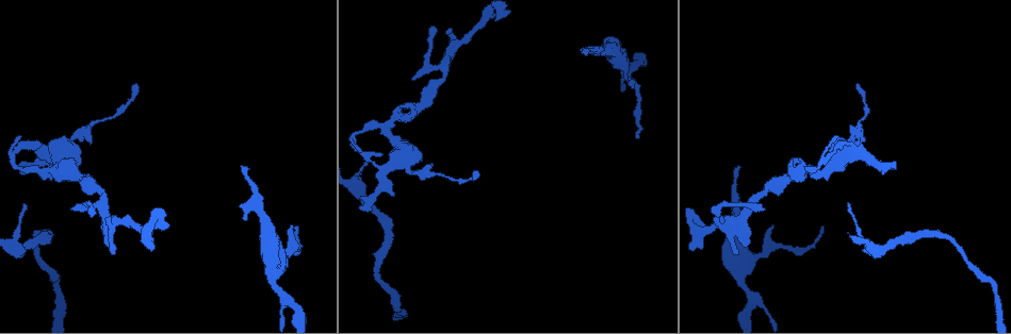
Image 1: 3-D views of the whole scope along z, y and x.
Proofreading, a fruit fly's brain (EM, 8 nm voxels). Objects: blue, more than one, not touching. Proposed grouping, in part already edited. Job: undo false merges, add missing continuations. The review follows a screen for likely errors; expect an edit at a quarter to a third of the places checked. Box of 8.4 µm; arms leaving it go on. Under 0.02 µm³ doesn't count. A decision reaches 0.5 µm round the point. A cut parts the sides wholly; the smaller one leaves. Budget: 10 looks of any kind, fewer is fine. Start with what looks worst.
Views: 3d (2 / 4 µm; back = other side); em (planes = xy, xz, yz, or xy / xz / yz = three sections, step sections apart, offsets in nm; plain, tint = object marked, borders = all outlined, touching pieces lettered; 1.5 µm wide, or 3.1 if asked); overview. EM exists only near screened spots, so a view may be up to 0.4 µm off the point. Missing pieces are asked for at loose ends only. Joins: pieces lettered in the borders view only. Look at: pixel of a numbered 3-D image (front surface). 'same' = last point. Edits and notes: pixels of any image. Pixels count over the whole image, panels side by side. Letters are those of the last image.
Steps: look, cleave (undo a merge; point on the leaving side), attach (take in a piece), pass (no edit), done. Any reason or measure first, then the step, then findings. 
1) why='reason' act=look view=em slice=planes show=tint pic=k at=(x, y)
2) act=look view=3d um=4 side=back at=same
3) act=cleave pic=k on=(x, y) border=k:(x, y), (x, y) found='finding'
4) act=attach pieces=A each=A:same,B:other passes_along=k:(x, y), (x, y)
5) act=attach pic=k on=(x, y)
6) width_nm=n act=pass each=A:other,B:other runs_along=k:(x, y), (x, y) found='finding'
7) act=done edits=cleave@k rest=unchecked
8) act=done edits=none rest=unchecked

act=look view=em slice=planes show=borders pic=1 at=(167, 227)

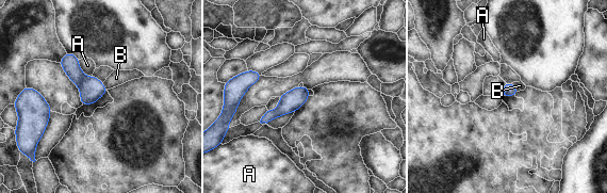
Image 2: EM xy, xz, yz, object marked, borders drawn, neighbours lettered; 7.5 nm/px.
act=pass each=A:other,B:other border=2:(510, 83), (519, 91) found='none of them fits'

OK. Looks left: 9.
why='an open end' act=look view=em slice=xy step=4 show=tint pic=1 at=(360, 207)

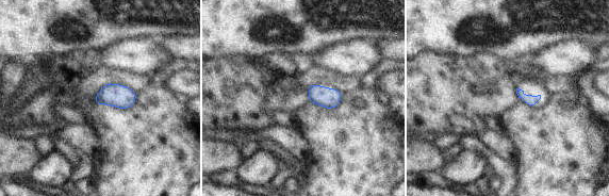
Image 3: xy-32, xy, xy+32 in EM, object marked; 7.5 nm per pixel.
act=look view=em slice=planes show=borders at=same

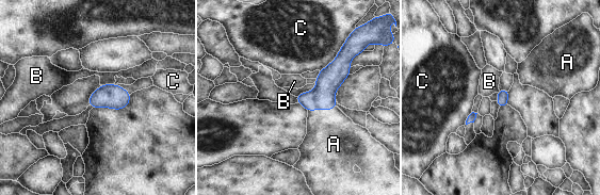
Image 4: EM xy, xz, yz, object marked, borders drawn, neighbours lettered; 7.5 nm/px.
act=attach pieces=A each=A:same,B:other,C:other passes_along=4:(330, 78), (322, 109), (333, 140) found='the neuron continues'

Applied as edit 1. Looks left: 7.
act=look view=overview

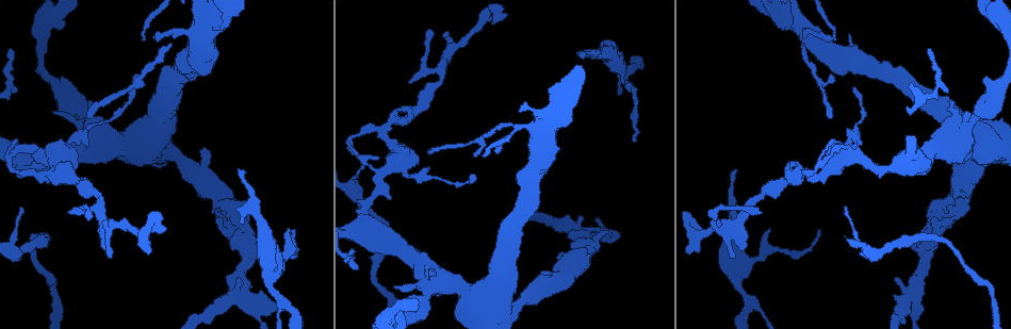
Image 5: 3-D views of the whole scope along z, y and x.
why='an open end' act=look view=3d um=4 pic=5 at=(734, 169)

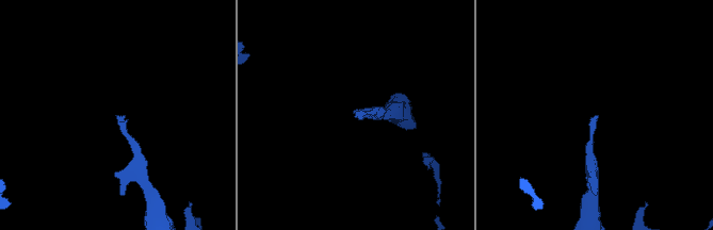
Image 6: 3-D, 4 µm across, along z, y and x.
why='shape alone is not enough' act=look view=em slice=planes show=borders pic=6 at=(595, 116)

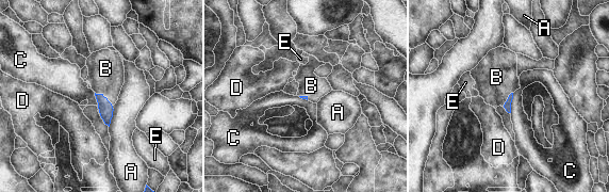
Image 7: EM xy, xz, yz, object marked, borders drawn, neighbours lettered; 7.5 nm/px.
act=attach pieces=B each=A:other,B:same,C:other,D:other,E:other passes_along=7:(105, 109), (104, 96), (105, 68) found='it goes on there'

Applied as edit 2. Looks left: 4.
why='redraw' act=look view=overview

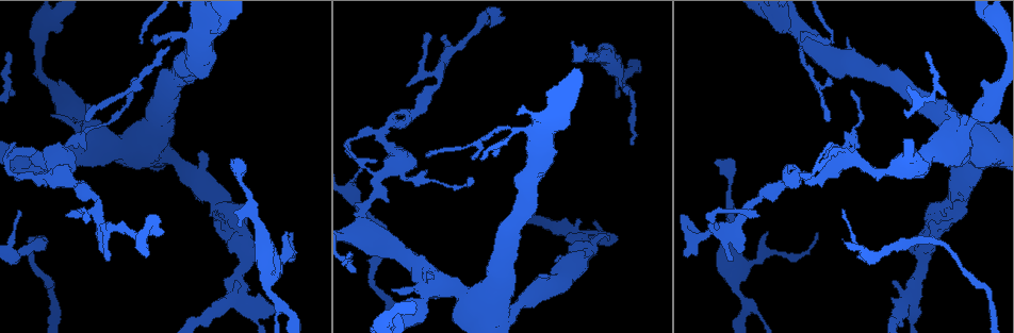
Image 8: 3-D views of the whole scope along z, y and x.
why='tapers out' act=look view=3d um=2 pic=8 at=(469, 177)

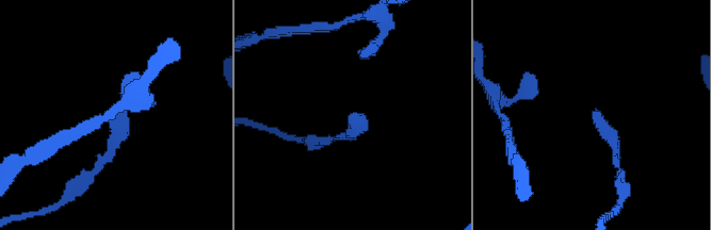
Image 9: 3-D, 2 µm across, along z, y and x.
act=look view=em slice=xz step=8 show=tint pic=9 at=(598, 110)

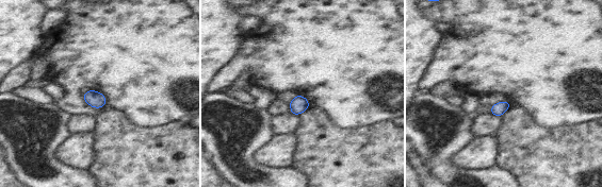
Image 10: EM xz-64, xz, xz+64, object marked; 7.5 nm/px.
act=look view=em slice=planes show=borders at=same

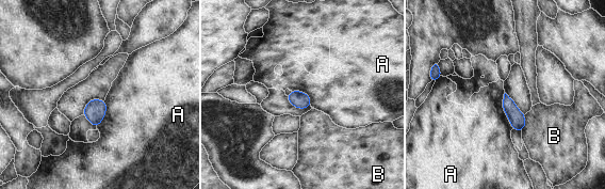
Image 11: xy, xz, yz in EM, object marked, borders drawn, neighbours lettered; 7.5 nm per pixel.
longest_contact=A:280nm act=pass each=A:other,B:other border=11:(504, 93), (502, 107), (512, 128) found='none of them fits'

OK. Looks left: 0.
act=done edits=attach@4,attach@7 rest=unchecked

